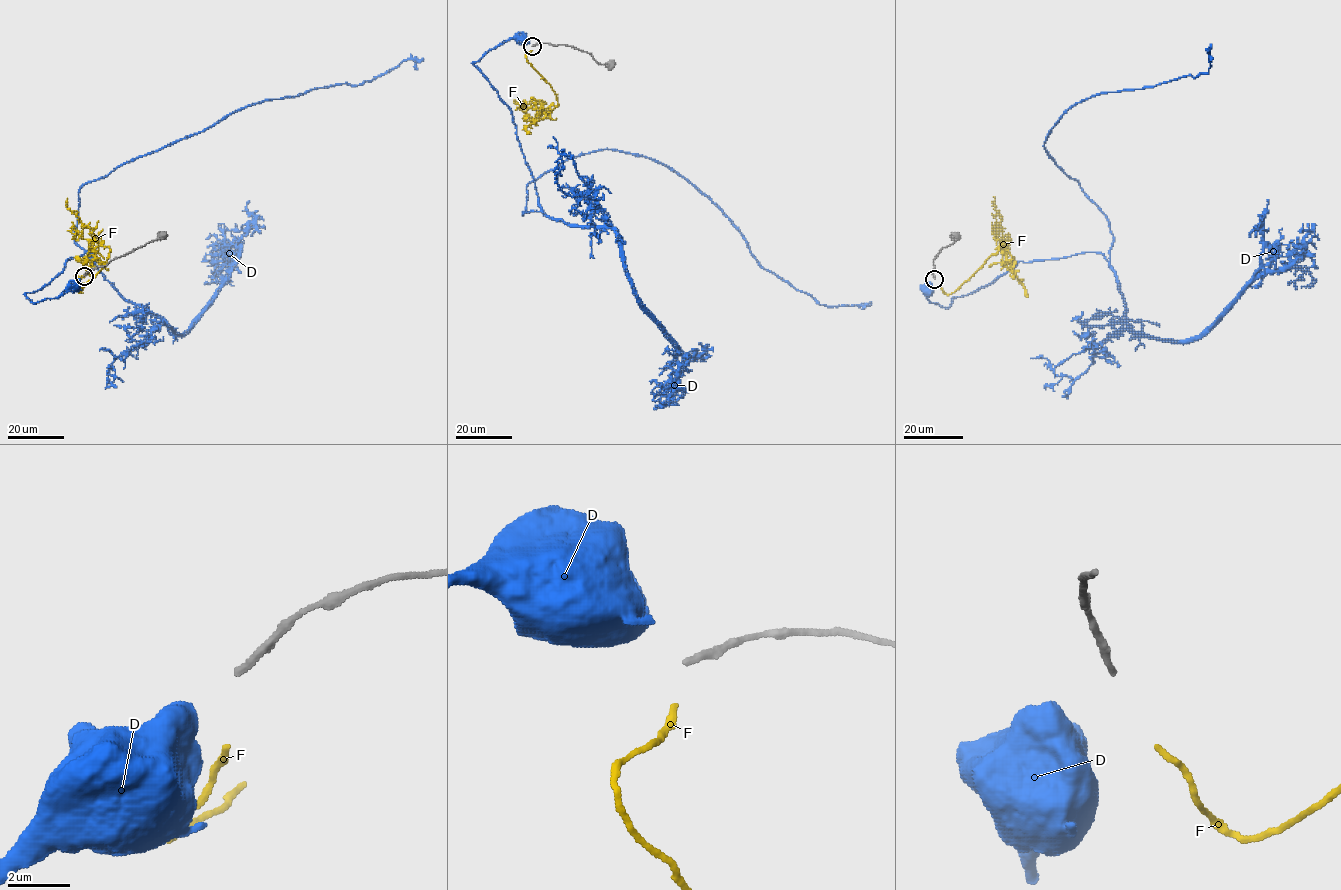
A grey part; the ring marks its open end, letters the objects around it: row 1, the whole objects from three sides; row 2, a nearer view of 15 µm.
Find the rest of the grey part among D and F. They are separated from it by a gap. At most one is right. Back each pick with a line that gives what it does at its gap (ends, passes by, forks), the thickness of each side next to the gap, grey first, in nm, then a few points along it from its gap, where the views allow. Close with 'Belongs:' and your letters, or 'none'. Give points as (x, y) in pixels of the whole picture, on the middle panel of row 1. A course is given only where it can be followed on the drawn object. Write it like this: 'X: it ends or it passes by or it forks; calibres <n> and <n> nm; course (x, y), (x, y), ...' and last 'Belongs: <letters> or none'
F: it ends; calibres 200 and 200 nm; course (531, 50), (527, 61), (558, 104), (543, 108), (545, 117), (531, 120), (535, 120), (526, 127), (529, 133)
Belongs: F

